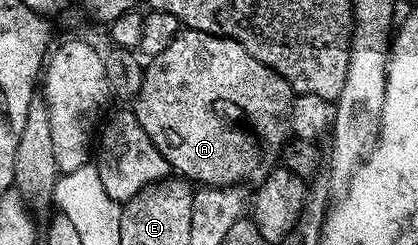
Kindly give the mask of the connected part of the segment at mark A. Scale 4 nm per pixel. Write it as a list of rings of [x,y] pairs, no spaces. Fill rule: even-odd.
[[[184,28],[162,54],[147,61],[134,111],[138,126],[142,126],[150,142],[158,146],[173,173],[200,186],[226,188],[239,185],[239,180],[248,180],[251,176],[253,181],[259,182],[277,163],[290,136],[288,123],[293,95],[292,87],[273,68],[258,62],[258,58],[238,42]]]

